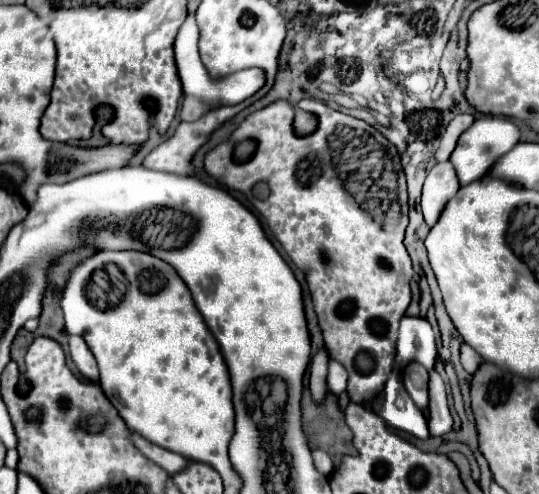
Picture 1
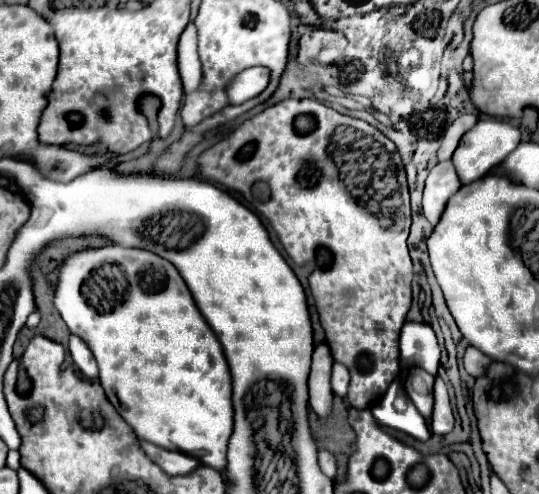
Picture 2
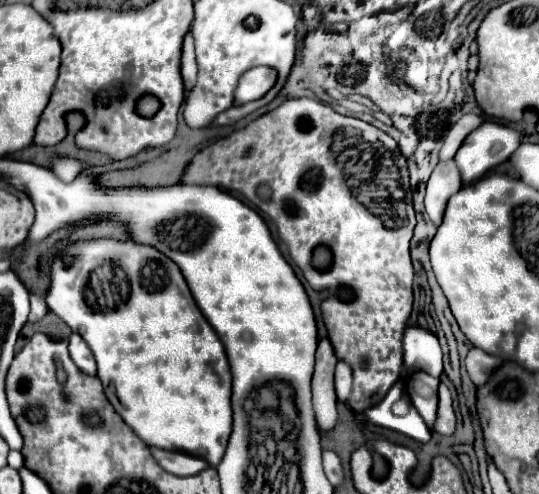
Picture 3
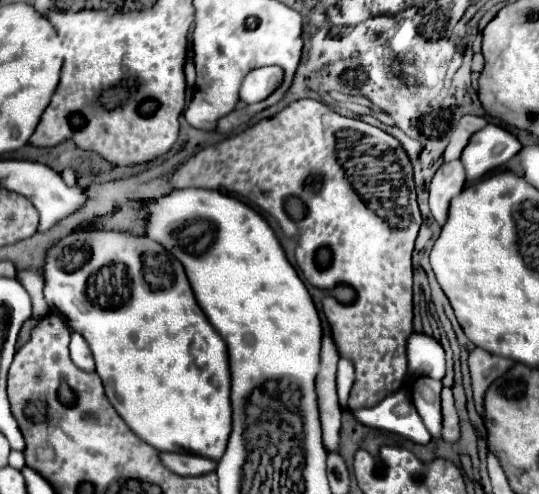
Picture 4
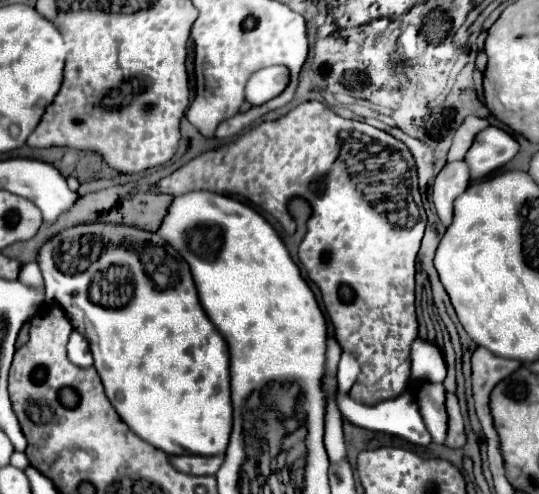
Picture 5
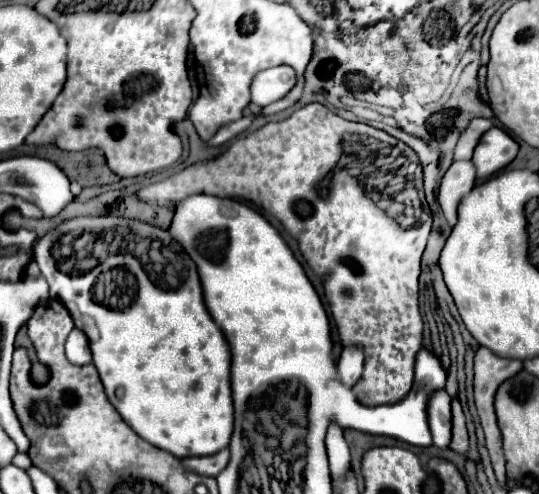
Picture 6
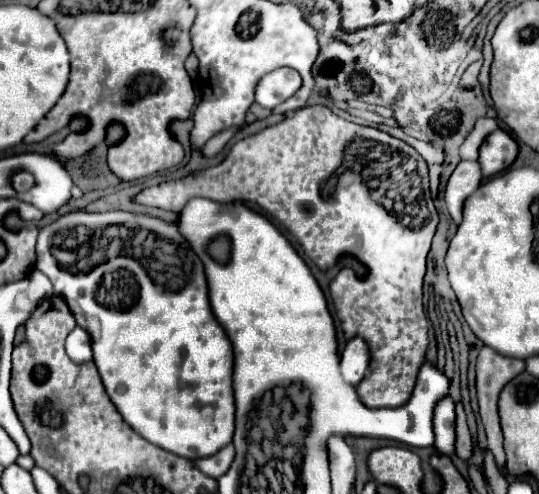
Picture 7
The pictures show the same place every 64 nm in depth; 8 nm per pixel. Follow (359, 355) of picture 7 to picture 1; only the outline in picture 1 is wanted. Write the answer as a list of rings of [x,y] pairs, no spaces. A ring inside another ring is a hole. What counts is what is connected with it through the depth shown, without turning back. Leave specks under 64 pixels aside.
[[[330,360],[328,362],[328,378],[326,378],[328,390],[332,394],[342,394],[346,390],[346,378],[348,378],[348,374],[346,374],[344,366],[336,360]]]

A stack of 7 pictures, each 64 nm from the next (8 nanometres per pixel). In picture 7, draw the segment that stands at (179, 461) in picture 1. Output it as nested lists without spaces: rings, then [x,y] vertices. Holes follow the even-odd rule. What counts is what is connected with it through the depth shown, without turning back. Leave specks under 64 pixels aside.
[[[228,444],[226,448],[222,448],[220,452],[208,456],[208,458],[194,460],[194,466],[200,468],[200,472],[204,472],[206,476],[218,478],[218,476],[222,476],[230,468],[232,456],[234,456],[234,448],[232,448],[232,444]]]

